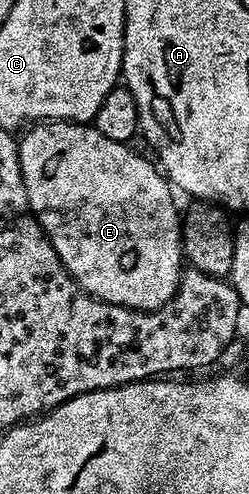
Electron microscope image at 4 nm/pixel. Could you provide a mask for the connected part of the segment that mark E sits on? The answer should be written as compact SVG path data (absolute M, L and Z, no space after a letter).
M40 121L29 126L24 133L24 136L22 134L19 136L18 146L20 149L20 172L26 185L28 204L32 214L40 222L41 229L48 236L48 240L52 242L52 248L58 253L62 265L72 274L72 280L85 293L96 299L129 307L135 311L157 311L162 305L166 305L166 301L170 301L178 289L185 258L180 240L182 211L179 206L176 208L176 203L172 200L173 188L162 174L161 168L151 158L149 158L150 160L143 159L138 152L131 151L133 148L129 144L110 141L110 137L102 137L102 133L98 133L98 129L94 125L63 121Z

